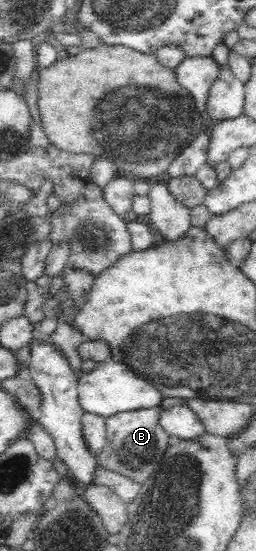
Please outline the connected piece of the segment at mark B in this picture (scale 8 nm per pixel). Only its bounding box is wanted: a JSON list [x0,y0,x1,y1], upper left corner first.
[96,407,168,483]

